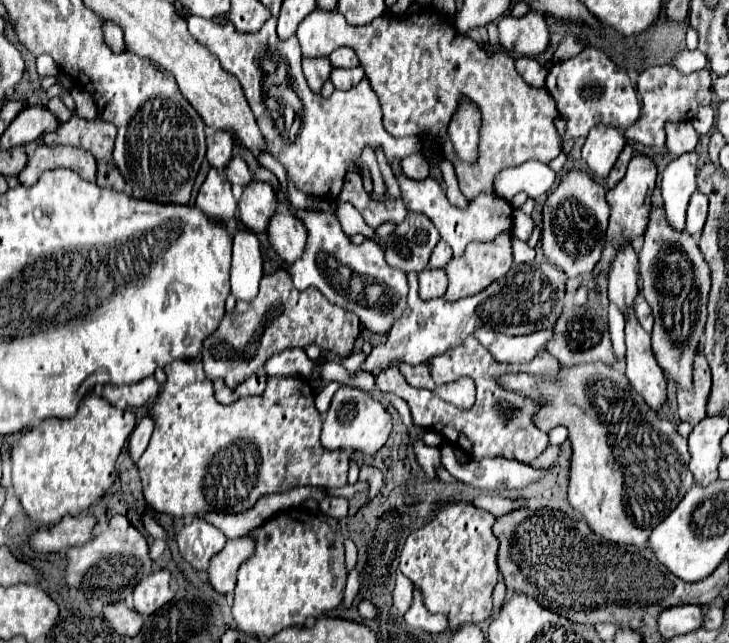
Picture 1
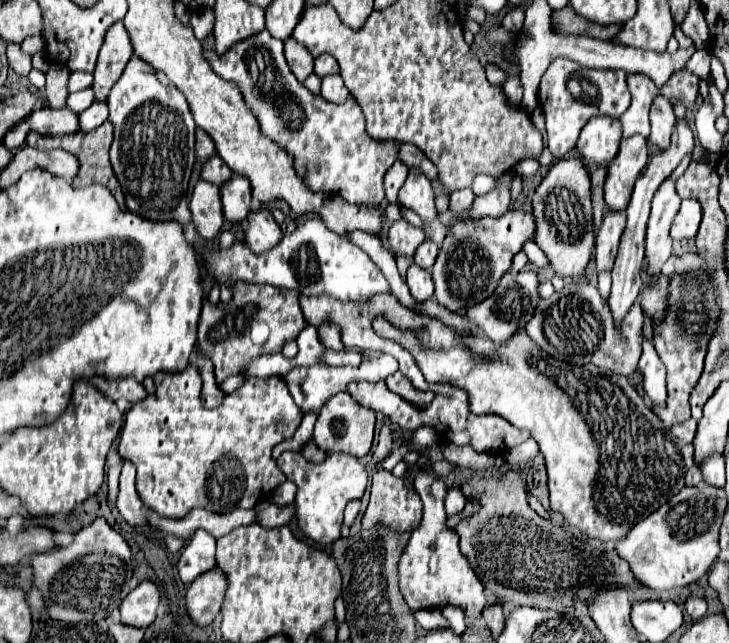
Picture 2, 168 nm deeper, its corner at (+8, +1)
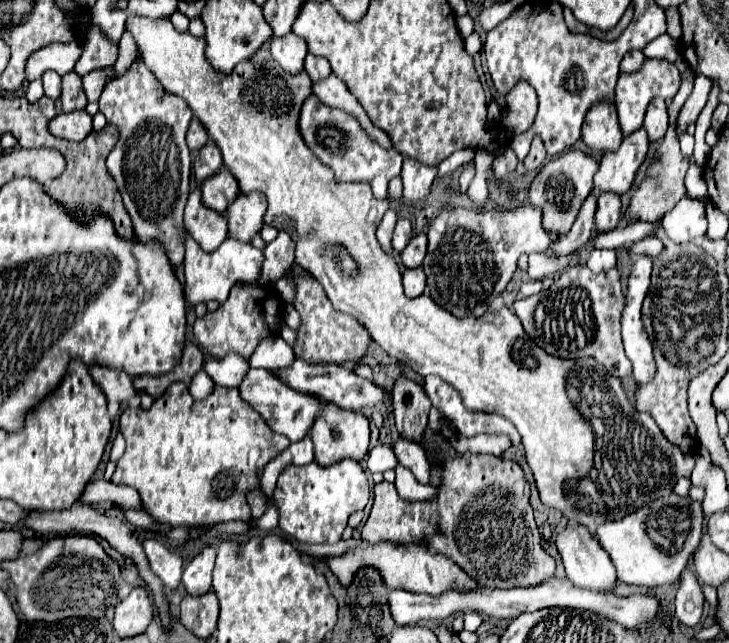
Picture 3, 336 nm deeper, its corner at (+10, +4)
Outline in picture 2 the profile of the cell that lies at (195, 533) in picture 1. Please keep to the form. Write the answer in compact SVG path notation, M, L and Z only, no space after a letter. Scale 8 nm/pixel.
M198 530L188 544L180 552L178 560L178 574L180 580L188 586L198 576L214 568L214 552L216 552L216 540L206 530Z

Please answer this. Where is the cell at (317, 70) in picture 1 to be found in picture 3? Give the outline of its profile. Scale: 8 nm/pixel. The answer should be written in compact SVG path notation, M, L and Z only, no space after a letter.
M288 33L284 37L272 37L272 57L290 75L298 75L304 71L306 55L306 43L298 35Z

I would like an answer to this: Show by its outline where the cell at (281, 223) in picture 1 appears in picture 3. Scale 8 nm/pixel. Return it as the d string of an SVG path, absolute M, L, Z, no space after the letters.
M260 193L240 195L226 209L228 235L242 243L250 243L252 237L258 235L264 225L264 213L266 213L264 195L260 195Z

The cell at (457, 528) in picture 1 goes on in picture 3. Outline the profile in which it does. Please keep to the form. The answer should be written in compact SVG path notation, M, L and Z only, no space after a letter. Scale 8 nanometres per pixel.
M400 439L394 445L394 451L396 451L398 461L404 467L408 467L420 483L426 485L430 481L430 463L428 463L426 453L424 453L424 447L420 443L408 441L408 439Z

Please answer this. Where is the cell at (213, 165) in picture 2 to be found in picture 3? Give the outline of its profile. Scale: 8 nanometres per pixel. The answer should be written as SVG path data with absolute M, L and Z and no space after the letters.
M208 141L206 147L200 149L198 159L194 161L194 177L198 183L202 183L204 179L208 179L210 175L214 175L216 171L220 171L222 167L222 155L220 149L216 147L216 143Z

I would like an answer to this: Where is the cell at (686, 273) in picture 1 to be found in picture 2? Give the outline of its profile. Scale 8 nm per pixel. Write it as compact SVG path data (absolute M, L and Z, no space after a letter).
M660 276L660 280L654 286L646 286L642 288L642 308L648 312L648 316L652 318L652 324L656 326L658 322L664 320L664 308L666 308L666 292L668 292L668 276Z

